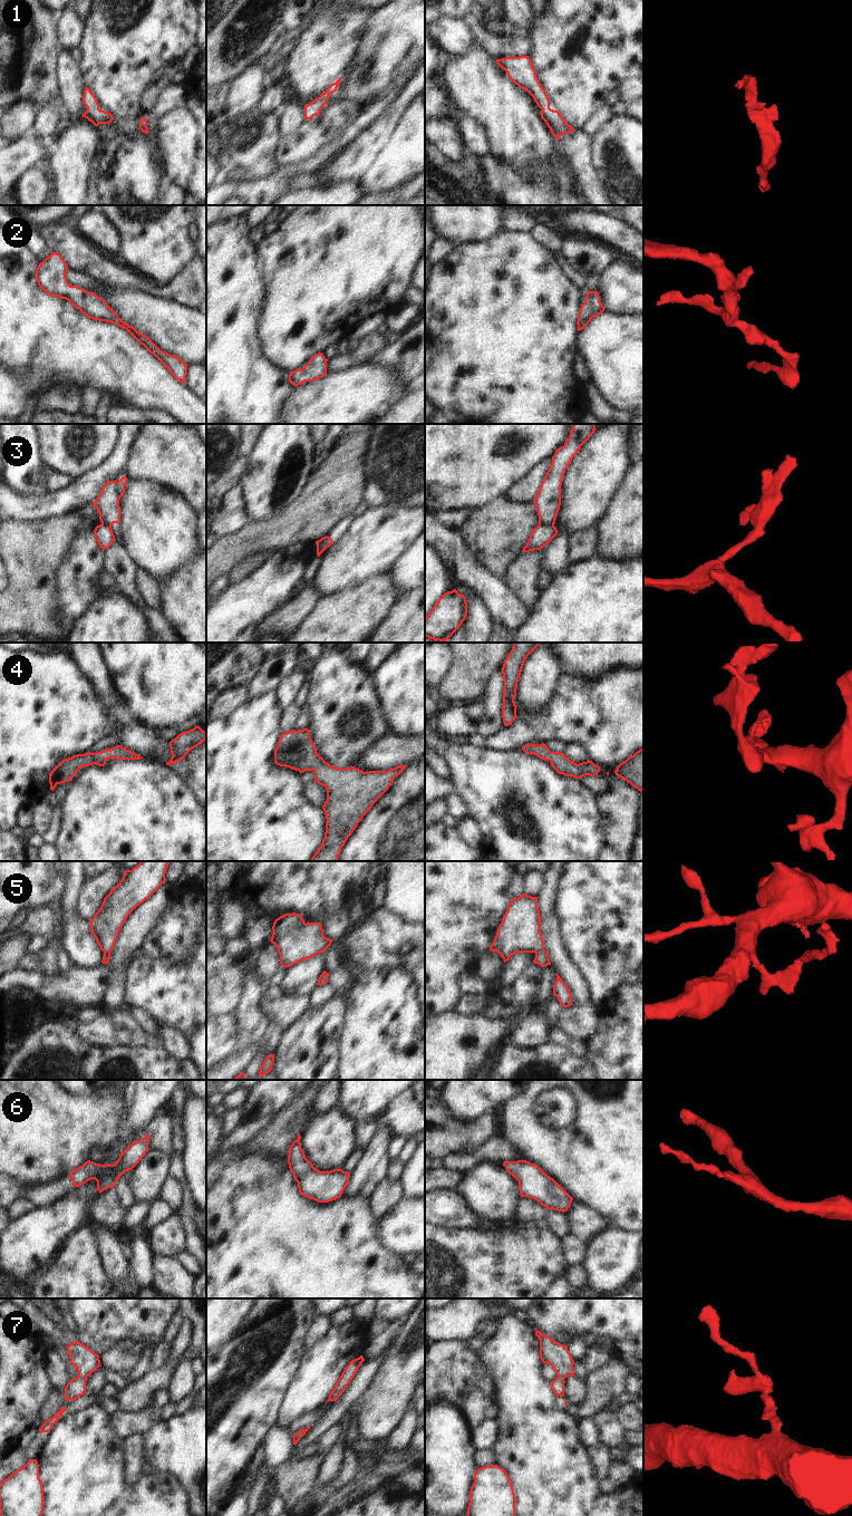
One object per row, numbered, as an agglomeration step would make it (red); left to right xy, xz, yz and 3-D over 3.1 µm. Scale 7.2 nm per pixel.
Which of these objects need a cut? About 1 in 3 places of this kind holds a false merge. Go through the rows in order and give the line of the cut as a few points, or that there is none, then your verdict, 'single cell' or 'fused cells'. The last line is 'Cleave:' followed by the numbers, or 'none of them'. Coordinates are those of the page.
1: no cut; single cell
2: no cut; single cell
3: cut in yz along (539, 522), (545, 525), (553, 525); fused cells
4: no cut; single cell
5: no cut; single cell
6: no cut; single cell
7: no cut; single cell
Cleave: 3

